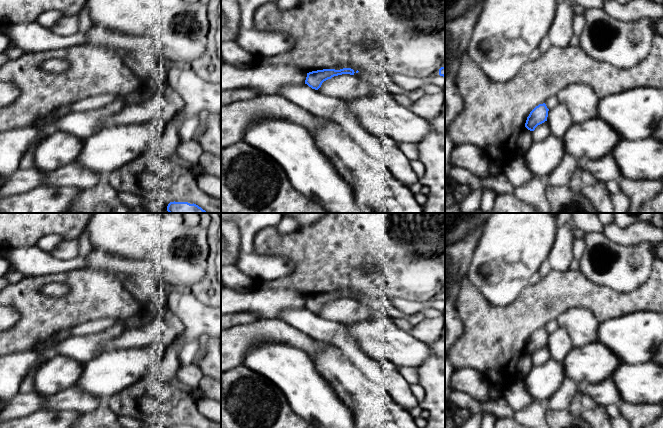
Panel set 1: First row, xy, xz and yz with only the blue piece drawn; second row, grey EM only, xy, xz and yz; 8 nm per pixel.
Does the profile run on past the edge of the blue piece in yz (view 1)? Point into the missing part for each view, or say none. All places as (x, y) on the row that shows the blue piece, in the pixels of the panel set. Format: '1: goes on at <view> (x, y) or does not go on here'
1: does not go on here

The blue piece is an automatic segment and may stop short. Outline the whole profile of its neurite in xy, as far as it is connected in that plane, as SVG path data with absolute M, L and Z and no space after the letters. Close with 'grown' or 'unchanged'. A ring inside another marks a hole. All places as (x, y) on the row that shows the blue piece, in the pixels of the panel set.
M170 202L167 206L169 213L208 213L196 204L188 202Z; unchanged

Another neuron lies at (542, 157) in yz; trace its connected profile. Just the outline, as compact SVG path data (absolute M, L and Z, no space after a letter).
M550 134L540 142L533 142L523 153L528 169L535 177L548 176L559 165L565 154L565 145L561 137Z

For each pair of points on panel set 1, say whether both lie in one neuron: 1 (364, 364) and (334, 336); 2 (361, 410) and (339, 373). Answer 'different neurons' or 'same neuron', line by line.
1: same neuron
2: same neuron

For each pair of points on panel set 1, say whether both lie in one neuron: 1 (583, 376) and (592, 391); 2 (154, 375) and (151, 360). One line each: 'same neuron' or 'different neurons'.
1: different neurons
2: different neurons

